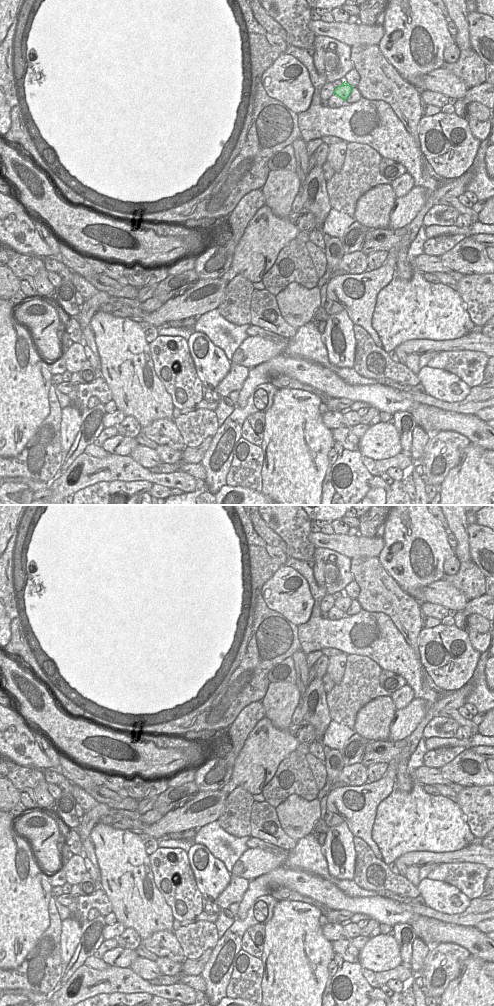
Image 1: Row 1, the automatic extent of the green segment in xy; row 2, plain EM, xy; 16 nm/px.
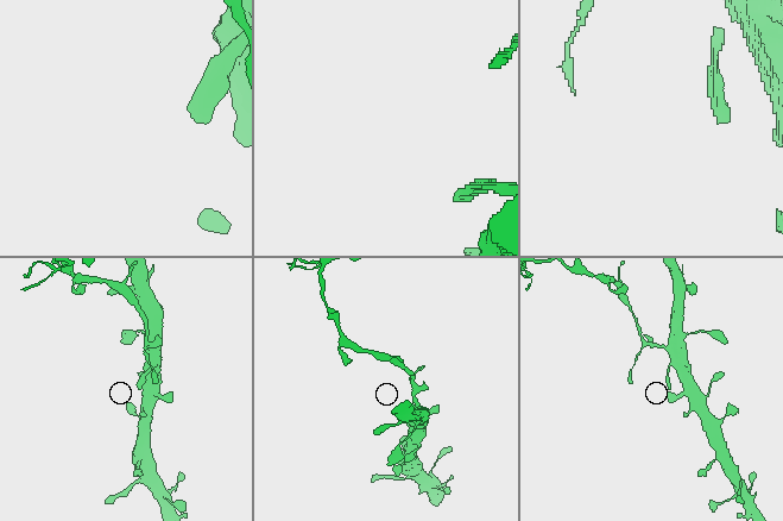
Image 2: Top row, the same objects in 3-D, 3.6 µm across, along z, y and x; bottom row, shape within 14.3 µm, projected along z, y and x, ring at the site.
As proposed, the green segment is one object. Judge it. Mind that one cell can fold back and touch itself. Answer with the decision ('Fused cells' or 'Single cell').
Fused cells.

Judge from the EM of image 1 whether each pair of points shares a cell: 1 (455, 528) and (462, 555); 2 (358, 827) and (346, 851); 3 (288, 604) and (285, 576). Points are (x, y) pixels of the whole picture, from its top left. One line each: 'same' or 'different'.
1: same
2: different
3: same

